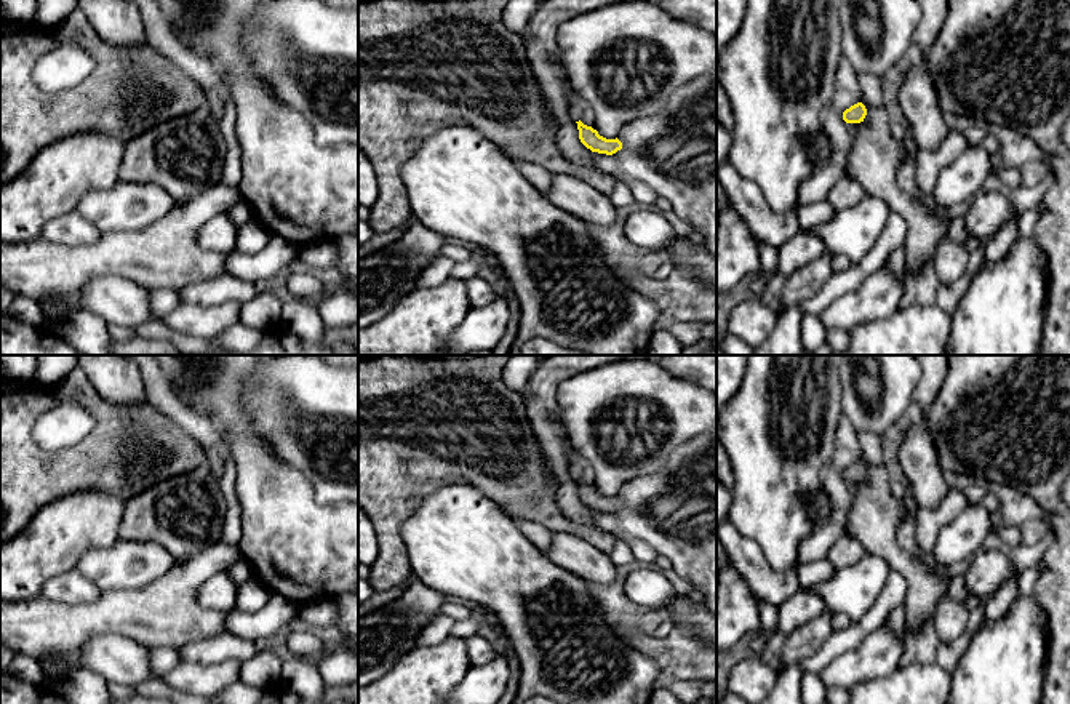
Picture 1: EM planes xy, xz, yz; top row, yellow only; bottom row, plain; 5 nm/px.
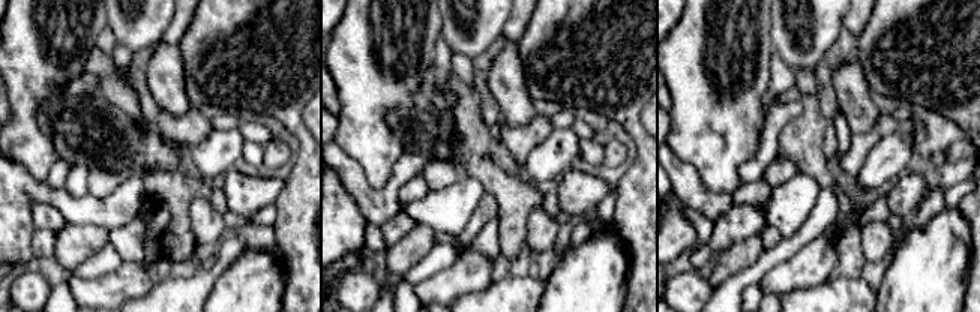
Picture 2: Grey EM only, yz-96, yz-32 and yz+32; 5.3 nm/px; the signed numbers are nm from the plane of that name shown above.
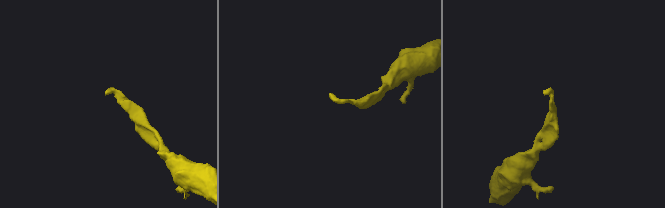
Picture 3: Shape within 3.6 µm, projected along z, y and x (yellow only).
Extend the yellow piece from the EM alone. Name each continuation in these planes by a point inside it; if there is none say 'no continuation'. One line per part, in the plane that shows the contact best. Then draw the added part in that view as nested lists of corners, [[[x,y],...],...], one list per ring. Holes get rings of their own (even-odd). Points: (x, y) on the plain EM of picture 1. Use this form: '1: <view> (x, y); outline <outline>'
1: xz (574, 463); outline [[[568,443],[561,445],[561,446],[563,446],[566,459],[568,459],[568,470],[569,470],[571,480],[579,480],[582,466],[584,466],[582,459]]]

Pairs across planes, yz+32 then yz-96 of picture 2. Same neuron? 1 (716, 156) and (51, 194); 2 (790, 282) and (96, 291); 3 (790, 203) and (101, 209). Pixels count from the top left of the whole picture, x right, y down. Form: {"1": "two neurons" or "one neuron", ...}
{"1": "two neurons", "2": "one neuron", "3": "one neuron"}

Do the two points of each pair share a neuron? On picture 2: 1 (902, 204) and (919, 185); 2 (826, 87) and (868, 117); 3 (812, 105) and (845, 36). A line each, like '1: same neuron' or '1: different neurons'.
1: same neuron
2: different neurons
3: different neurons

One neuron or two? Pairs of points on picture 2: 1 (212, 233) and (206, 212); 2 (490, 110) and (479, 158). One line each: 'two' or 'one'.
1: one
2: two

